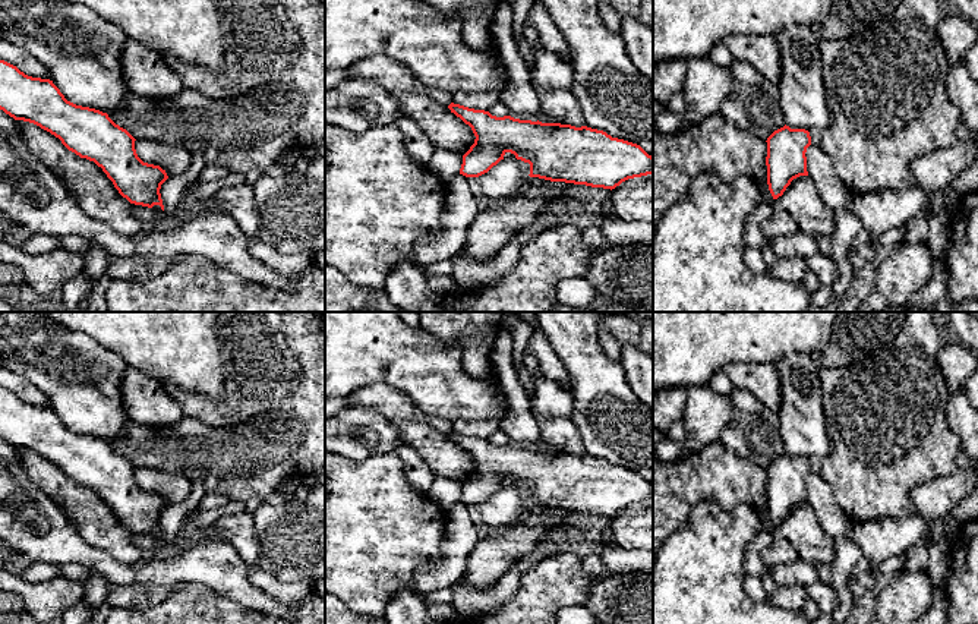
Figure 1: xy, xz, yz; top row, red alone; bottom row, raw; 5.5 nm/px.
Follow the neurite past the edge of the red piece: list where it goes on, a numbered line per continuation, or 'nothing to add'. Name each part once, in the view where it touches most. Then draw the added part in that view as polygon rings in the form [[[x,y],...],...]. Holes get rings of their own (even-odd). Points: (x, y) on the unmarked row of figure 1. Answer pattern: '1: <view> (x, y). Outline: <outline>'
nothing to add

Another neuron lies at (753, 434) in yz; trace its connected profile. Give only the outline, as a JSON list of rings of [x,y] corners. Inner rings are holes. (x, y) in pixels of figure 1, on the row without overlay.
[[[741,388],[732,390],[731,401],[732,419],[719,441],[741,458],[767,469],[785,454],[777,413]]]

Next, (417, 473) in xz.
[[[406,444],[398,447],[395,450],[395,453],[403,461],[403,469],[404,469],[408,483],[414,489],[426,494],[429,491],[435,476],[429,470],[428,464],[422,458],[422,456],[414,448],[411,448]]]

